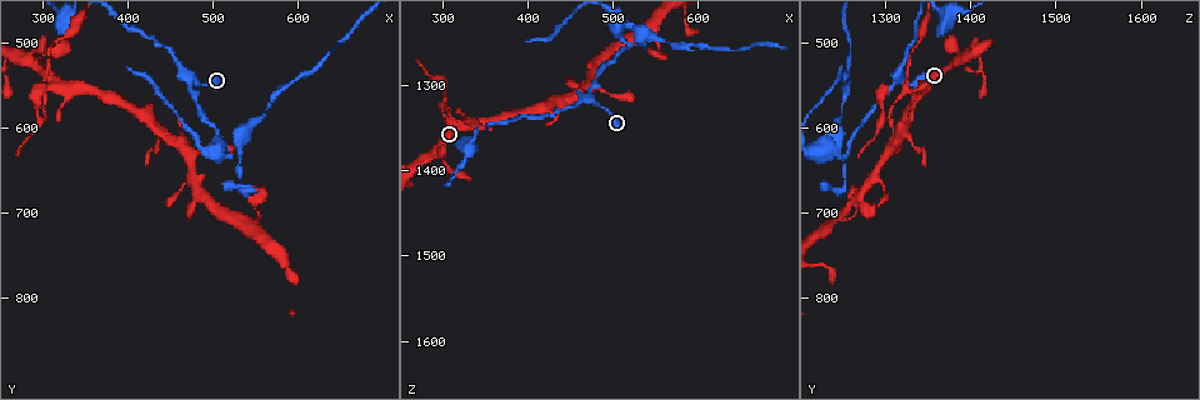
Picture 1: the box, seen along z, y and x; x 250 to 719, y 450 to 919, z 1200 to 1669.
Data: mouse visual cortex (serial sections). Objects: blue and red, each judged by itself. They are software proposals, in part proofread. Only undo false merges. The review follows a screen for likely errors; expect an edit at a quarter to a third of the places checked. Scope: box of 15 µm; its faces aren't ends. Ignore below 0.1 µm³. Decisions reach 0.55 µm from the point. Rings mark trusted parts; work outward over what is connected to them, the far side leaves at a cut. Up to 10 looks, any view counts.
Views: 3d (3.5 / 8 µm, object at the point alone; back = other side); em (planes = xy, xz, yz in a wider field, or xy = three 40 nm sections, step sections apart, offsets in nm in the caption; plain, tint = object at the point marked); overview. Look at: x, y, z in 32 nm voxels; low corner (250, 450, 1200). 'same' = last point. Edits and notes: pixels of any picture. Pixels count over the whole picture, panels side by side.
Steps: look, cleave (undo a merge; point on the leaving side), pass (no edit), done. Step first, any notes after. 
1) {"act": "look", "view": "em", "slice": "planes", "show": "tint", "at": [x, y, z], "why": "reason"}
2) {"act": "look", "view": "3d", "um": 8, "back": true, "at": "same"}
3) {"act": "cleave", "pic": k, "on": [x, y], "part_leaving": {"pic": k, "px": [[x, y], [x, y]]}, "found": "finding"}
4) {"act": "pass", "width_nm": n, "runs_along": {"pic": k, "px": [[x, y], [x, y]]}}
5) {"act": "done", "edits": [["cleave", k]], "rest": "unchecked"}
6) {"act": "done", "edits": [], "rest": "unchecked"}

{"act": "look", "view": "3d", "um": 3.5, "at": [300, 560, 1330], "why": "abrupt turn"}

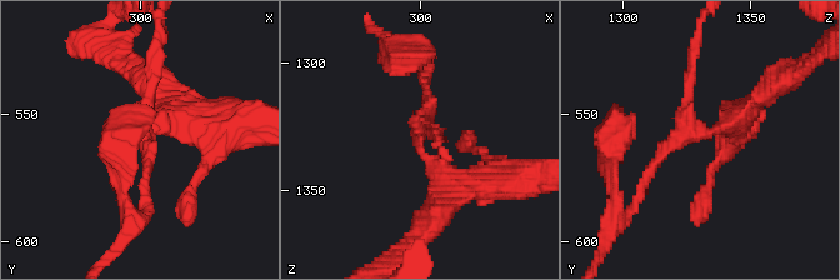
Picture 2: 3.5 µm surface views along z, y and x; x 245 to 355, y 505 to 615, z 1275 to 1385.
{"act": "look", "view": "em", "slice": "xy", "step": 1, "show": "tint", "at": [301, 557, 1328], "arms": 3, "arm_widths_nm": [150, 150, 300]}

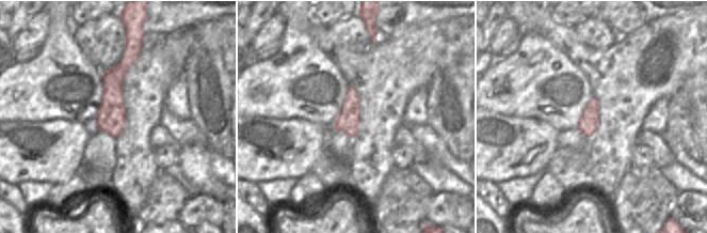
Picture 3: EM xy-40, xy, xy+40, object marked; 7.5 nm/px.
{"act": "cleave", "pic": 2, "on": [689, 81], "part_leaving": {"pic": 2, "px": [[695, 129], [663, 151], [621, 221]]}, "found": "two cells meet here"}

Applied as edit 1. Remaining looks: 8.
{"act": "look", "view": "3d", "um": 8, "at": [300, 515, 1380], "why": "thin neck"}

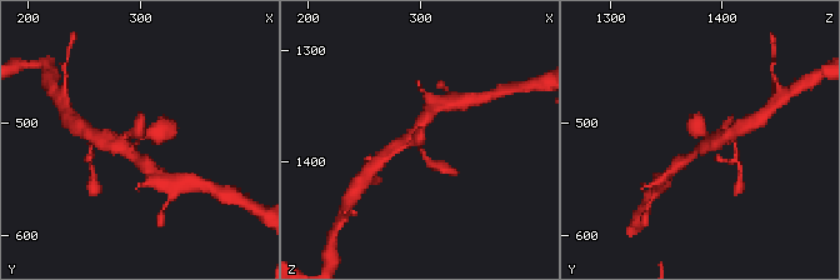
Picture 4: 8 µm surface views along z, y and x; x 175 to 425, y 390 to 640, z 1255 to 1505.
{"act": "look", "view": "em", "slice": "xy", "step": 2, "show": "tint", "at": "same", "why": "need the tissue"}

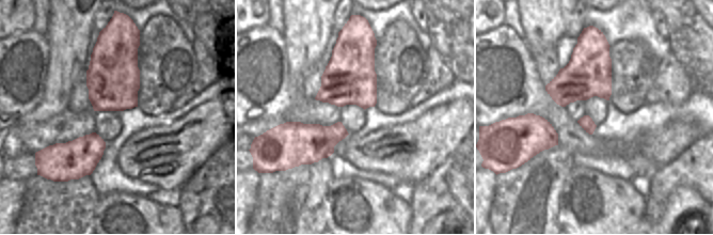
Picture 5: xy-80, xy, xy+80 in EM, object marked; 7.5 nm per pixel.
{"act": "pass", "arm_widths_nm": [250, 300, 300], "runs_along": {"pic": 4, "px": [[683, 164], [700, 143], [724, 131]]}, "found": "continuous, no second cell"}

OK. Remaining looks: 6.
{"act": "look", "view": "overview", "why": "redraw"}

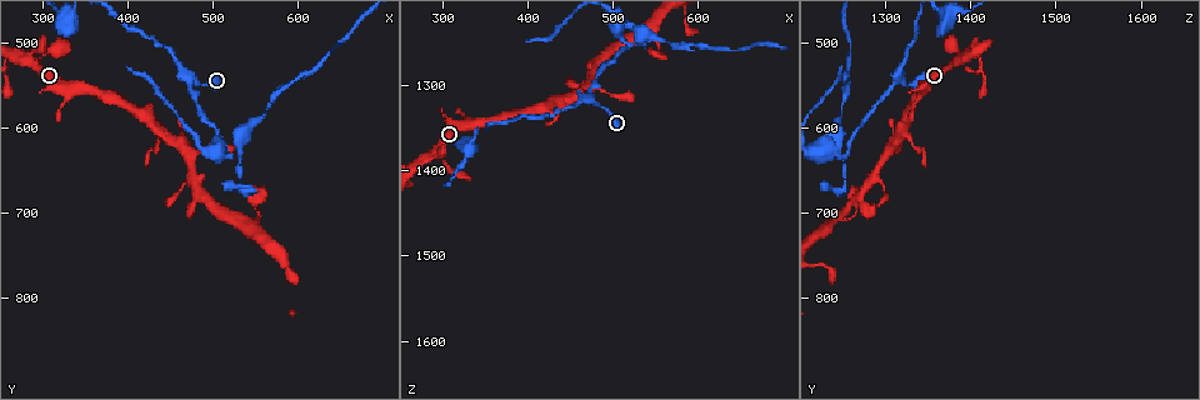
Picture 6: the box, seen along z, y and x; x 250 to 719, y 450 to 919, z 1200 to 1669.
{"act": "look", "view": "3d", "um": 3.5, "at": [475, 540, 1320]}

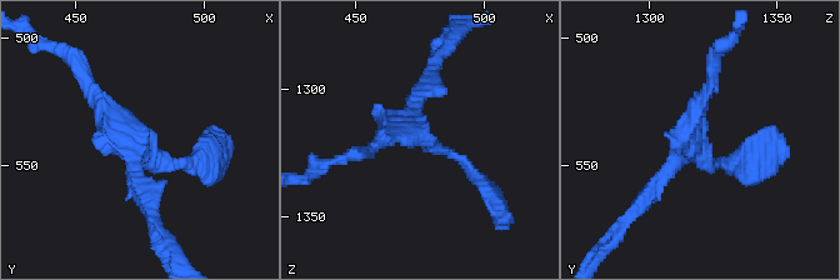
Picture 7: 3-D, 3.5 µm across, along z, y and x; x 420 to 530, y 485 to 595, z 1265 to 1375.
{"act": "look", "view": "em", "slice": "xy", "step": 2, "show": "tint", "at": [474, 545, 1317], "why": "shape alone is not enough"}

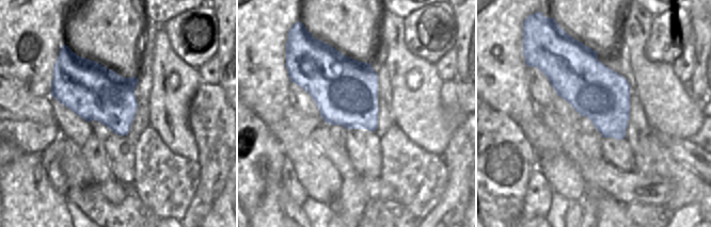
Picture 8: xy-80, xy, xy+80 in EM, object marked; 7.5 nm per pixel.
{"act": "pass", "runs_along": {"pic": 7, "px": [[483, 183], [414, 125], [429, 74]]}, "found": "continuous, no second cell"}

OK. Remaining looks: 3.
{"act": "look", "view": "3d", "um": 3.5, "at": [520, 630, 1250], "why": "four arms meet"}

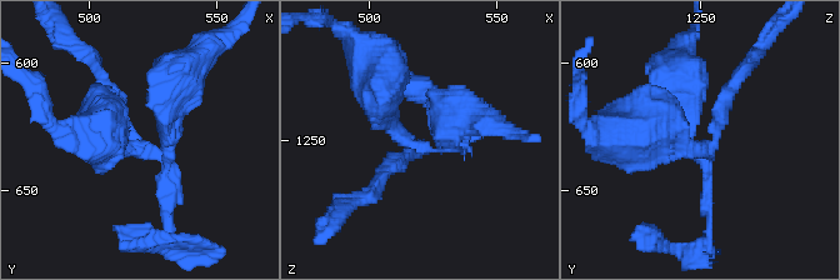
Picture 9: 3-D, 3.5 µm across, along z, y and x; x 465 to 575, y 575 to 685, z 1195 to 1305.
{"act": "look", "view": "em", "slice": "xy", "step": 3, "show": "tint", "at": [519, 632, 1255], "arms": 4, "arm_widths_nm": [150, 200, 250, 300]}

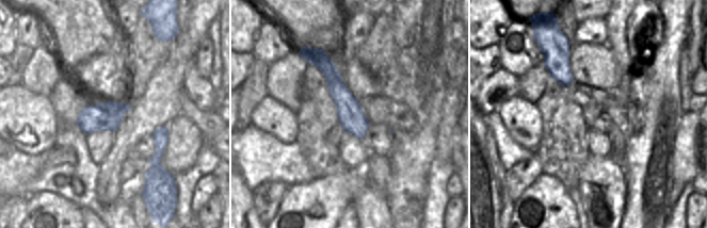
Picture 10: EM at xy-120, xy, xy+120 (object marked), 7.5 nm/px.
{"act": "cleave", "pic": 9, "on": [175, 128], "border": {"pic": 10, "px": [[128, 106], [125, 111], [114, 110]]}, "found": "two cells meet here"}

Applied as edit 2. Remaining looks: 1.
{"act": "done", "edits": [["cleave", 2], ["cleave", 9]], "rest": "unchecked"}

